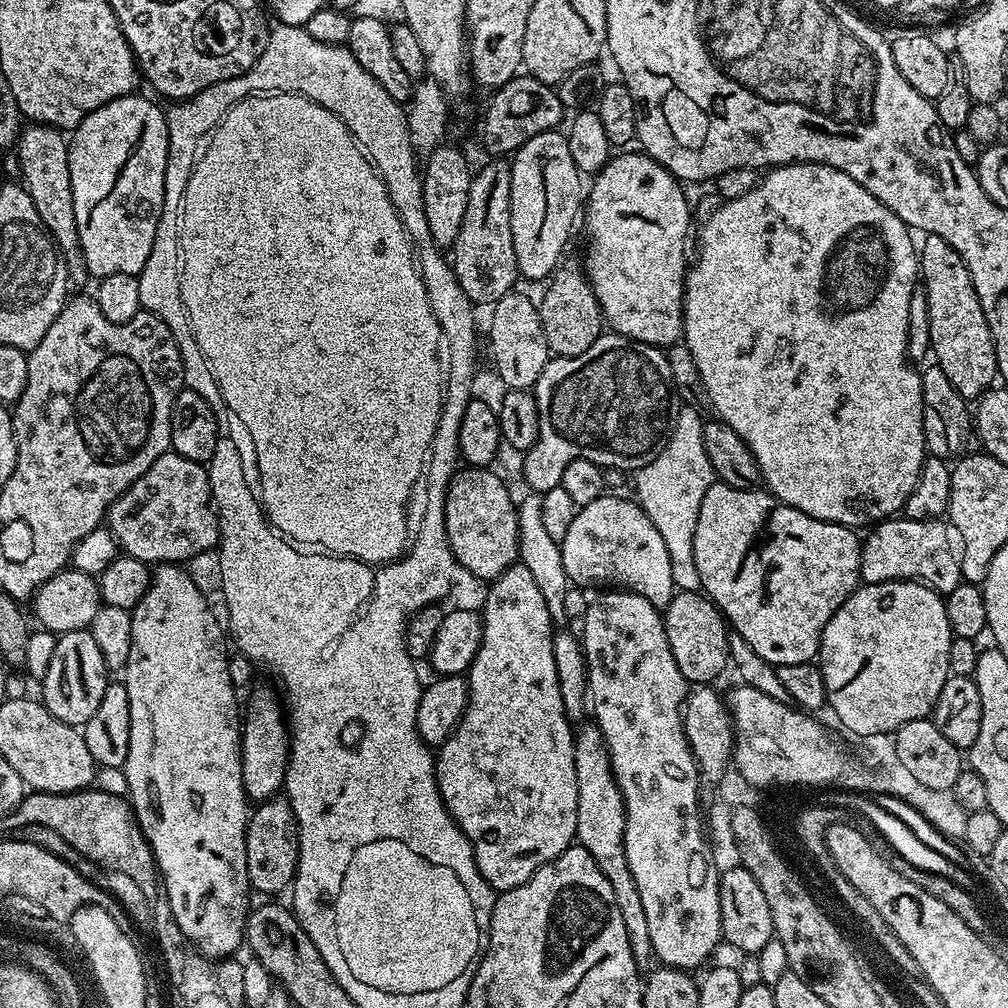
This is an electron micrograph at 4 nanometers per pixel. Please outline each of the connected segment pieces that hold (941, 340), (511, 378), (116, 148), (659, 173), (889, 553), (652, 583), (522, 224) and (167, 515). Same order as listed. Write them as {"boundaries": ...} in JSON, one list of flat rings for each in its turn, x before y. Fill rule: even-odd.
{"boundaries":[[[925,235,918,248,918,272,926,290,930,310,931,355,935,363,950,378,954,390,972,402,993,387,997,379,996,344,984,313,982,302,972,281,968,264,946,242,937,236]],[[520,290,505,294,492,308,492,324,486,330,486,336,488,348,492,351,492,364,504,383,503,387,535,389,538,378,550,359,537,301,523,296]],[[129,94,119,96,116,100,106,102,98,110,94,110,71,133,68,146,68,161,70,162,70,186,74,194,74,222,78,228,80,255,84,257,84,267,93,277,101,278,110,274,130,274,139,277,146,266,146,258,150,258,150,250,154,246,154,238,158,230,160,216,164,212,164,179,168,165,168,118,165,109,155,104,155,99,147,100,144,96]],[[624,150,624,152,619,156,619,154,613,155,611,159,609,159,608,164,602,171,595,173,594,179,596,180,592,184,592,193,587,193,586,196,586,207,583,209,582,212,582,224,584,220,584,232,588,236,592,236,588,240,588,258,586,260,586,276,587,279,590,281,592,285,592,289,594,290,594,294,596,295,596,301,600,303,600,313,604,316,604,323,607,325,609,329,615,335,618,336,625,336,626,338,630,338,631,340,637,340,640,344,654,344,657,346,671,346,677,341,681,339,683,330,684,330,684,277,686,275,686,263,684,264,684,251,688,248,688,200,684,197,684,192,682,189,681,181,677,180,675,176,670,175,664,167,662,167,657,160,653,157,648,155,647,152,643,150,635,150,636,152,628,152,632,150]],[[889,518,879,521,869,532,872,533,863,537,860,546,860,579,864,584,917,580,941,594,947,594,961,584,958,548,949,525,943,519]],[[605,494,603,496,599,496,594,502,590,502,590,506,582,506,581,508,576,509,576,513,574,514,574,522,570,522,570,530,566,534,566,538,559,541,562,564,565,566,565,572,568,575,569,581,571,581,573,585,604,584,600,586,611,586,616,590,633,592,642,598,646,598,655,608,663,610,668,607,668,604,672,601,672,597,677,593,677,588,674,584,673,575,671,573,670,555,669,550,666,548,666,542,662,540,662,536,659,534,657,527,654,526,650,518,647,517,647,514,643,511,637,501,632,498,630,498,630,500,623,500,623,498,620,496,623,495]],[[563,131,543,132,523,144,511,157,510,234,514,234,516,271,528,280,547,281,561,263,568,231,582,212,582,173,570,158]],[[174,451,163,452,154,466,142,474,110,505,106,513,106,526,114,534,117,545,127,555,138,558,143,564,180,564,204,551,213,551,220,543,220,518,212,502,212,487,207,467,190,458,182,458]]]}

